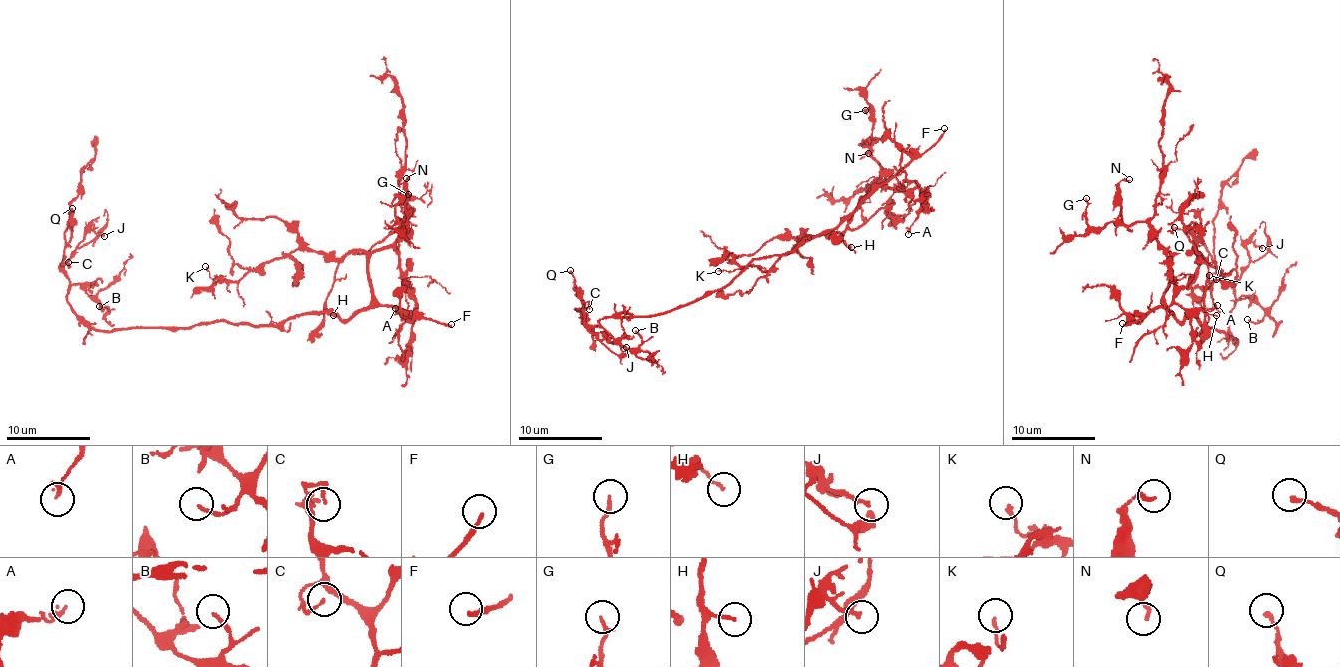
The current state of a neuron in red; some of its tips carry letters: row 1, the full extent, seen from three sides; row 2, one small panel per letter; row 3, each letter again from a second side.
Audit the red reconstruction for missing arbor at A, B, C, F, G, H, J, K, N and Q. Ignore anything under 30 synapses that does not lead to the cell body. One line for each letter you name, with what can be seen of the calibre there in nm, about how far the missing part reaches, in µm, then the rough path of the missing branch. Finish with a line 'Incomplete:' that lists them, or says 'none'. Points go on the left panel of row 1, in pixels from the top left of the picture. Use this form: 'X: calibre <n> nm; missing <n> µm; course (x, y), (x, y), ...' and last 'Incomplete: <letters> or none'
F: calibre 160 nm; missing 60 µm
Incomplete: F

